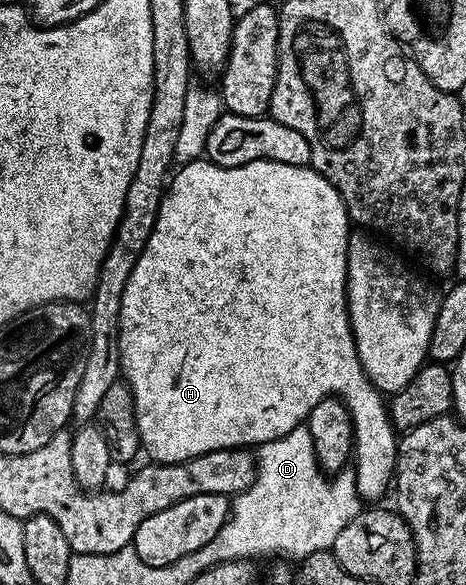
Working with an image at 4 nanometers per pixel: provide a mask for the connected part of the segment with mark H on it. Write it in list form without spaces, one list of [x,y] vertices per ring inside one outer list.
[[[200,157],[200,159],[194,160],[193,163],[186,164],[180,172],[178,171],[171,176],[170,182],[167,184],[164,196],[160,202],[160,208],[158,209],[158,221],[154,221],[154,233],[150,233],[150,241],[146,241],[146,249],[142,249],[142,257],[138,257],[138,265],[134,265],[134,273],[130,273],[130,281],[126,281],[126,293],[122,293],[120,369],[123,382],[127,383],[134,397],[136,424],[138,425],[143,454],[145,456],[148,454],[147,458],[157,463],[181,463],[187,459],[198,457],[202,453],[210,453],[218,449],[230,449],[231,447],[252,449],[266,441],[274,441],[278,437],[290,433],[290,429],[301,426],[307,420],[310,409],[314,409],[314,405],[318,405],[318,401],[329,397],[339,397],[348,406],[348,415],[352,419],[354,463],[356,459],[354,474],[356,476],[357,493],[359,493],[361,500],[364,501],[368,501],[368,499],[380,499],[387,491],[389,494],[396,474],[396,444],[398,442],[398,435],[392,426],[392,420],[388,417],[385,396],[377,391],[376,386],[369,381],[368,374],[362,369],[360,358],[356,352],[356,342],[352,336],[352,323],[348,320],[348,236],[350,234],[350,220],[342,197],[336,192],[334,185],[330,185],[330,181],[326,181],[316,171],[313,171],[311,166],[299,167],[298,165],[286,165],[278,161],[266,161],[263,159],[262,161],[250,161],[246,165],[238,165],[237,167],[223,167],[217,163],[209,163],[207,158]]]

